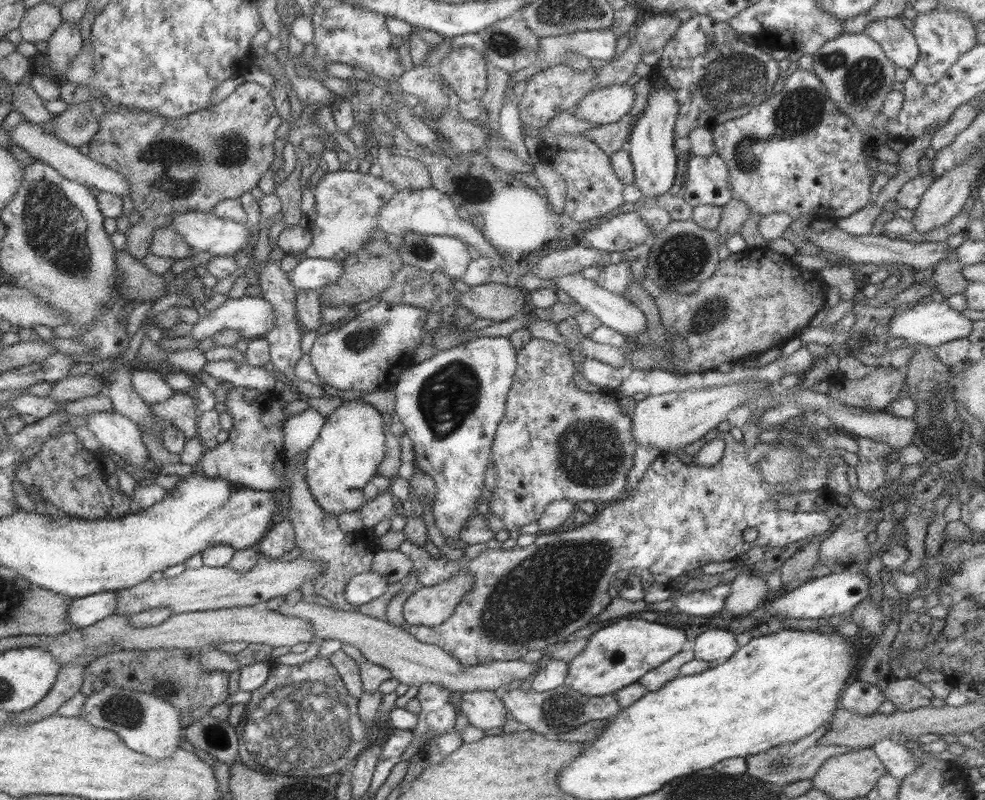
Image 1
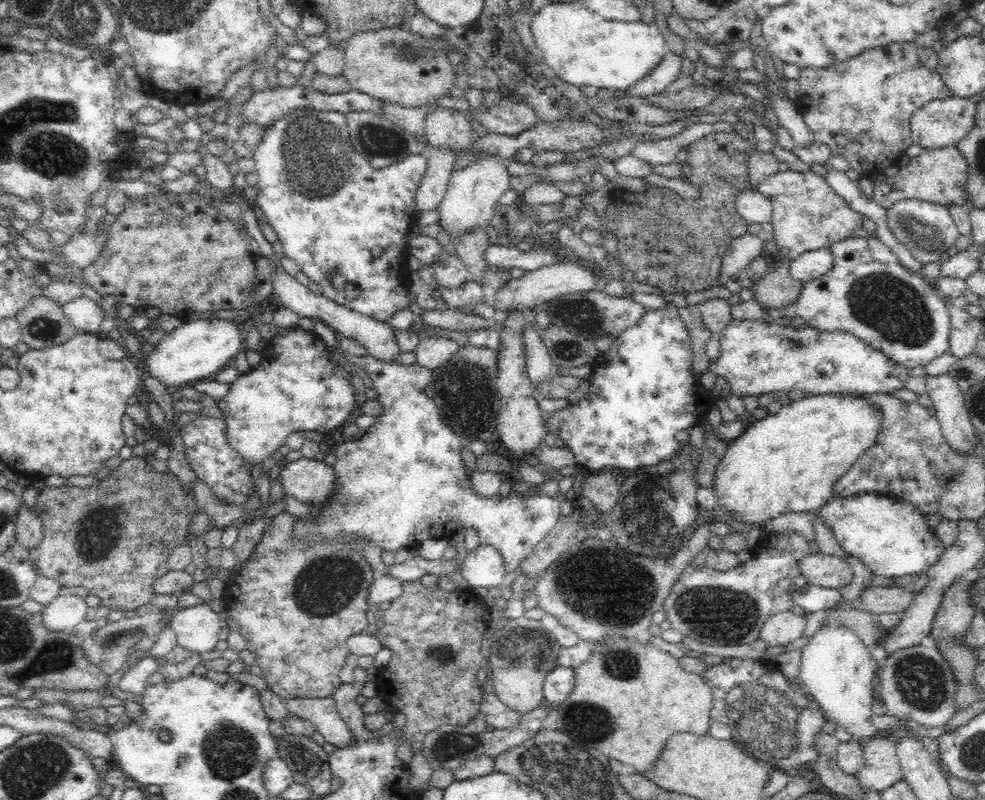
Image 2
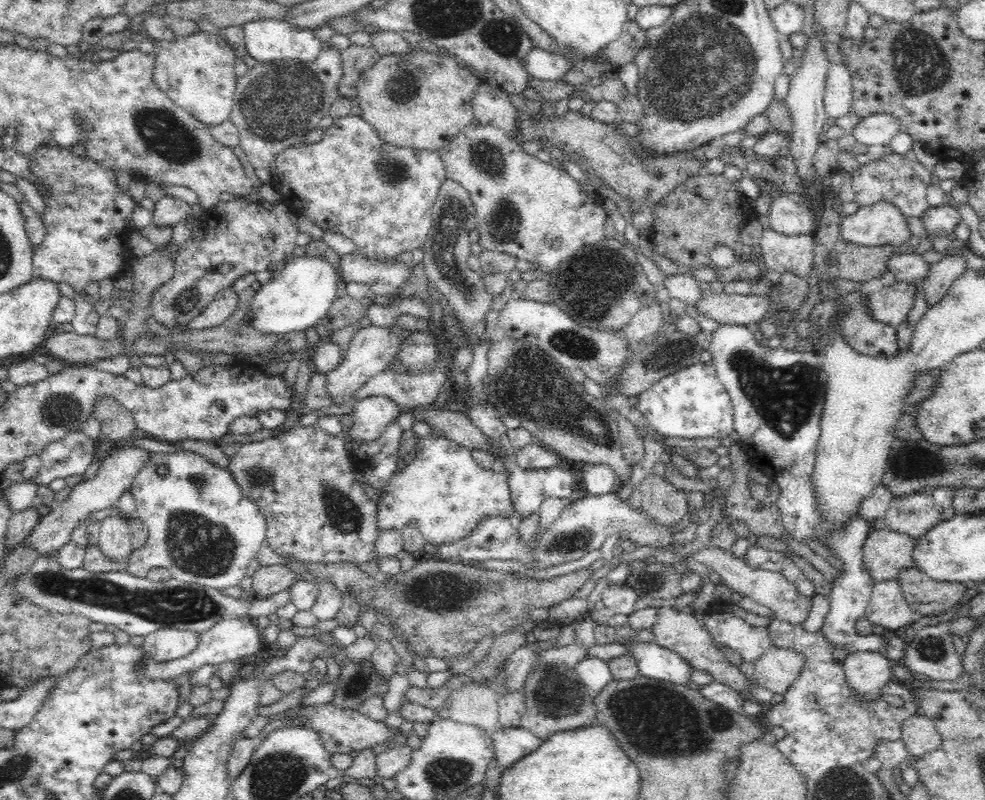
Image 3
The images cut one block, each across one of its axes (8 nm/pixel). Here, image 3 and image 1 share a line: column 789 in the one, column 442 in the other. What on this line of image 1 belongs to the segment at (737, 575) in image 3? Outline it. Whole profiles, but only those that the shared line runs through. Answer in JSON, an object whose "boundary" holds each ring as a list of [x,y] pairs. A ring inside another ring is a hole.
{"boundary":[[[457,571],[433,586],[419,587],[402,606],[403,620],[415,627],[439,626],[451,616],[457,602],[471,590],[471,573]]]}

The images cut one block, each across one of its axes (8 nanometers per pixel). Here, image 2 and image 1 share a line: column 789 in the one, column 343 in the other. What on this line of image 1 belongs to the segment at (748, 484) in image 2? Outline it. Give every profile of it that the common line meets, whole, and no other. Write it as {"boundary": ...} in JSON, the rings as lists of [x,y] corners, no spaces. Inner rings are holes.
{"boundary":[[[361,399],[343,401],[343,404],[325,418],[320,428],[317,439],[306,450],[303,466],[306,468],[306,484],[315,498],[319,508],[323,508],[327,514],[338,515],[343,512],[357,511],[363,506],[364,486],[369,479],[376,474],[377,467],[385,452],[385,435],[381,414],[371,405],[363,403]]]}

